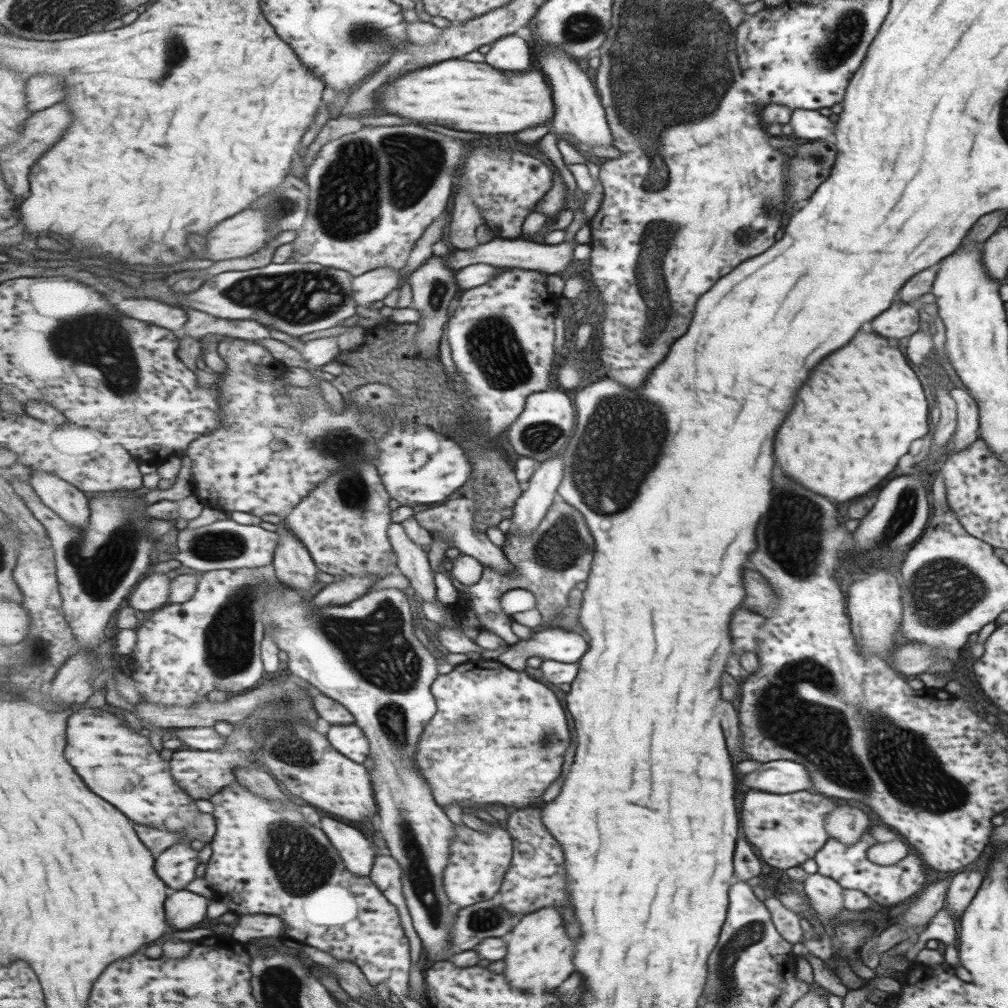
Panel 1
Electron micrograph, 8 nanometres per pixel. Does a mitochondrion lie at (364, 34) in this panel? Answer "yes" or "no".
yes

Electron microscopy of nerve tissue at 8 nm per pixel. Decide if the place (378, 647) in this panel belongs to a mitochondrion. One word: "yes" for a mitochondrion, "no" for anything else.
yes

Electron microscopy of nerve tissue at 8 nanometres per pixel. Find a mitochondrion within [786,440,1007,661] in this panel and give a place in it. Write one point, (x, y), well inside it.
(945, 590)

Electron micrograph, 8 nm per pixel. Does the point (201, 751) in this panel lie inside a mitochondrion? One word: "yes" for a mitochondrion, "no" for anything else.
no

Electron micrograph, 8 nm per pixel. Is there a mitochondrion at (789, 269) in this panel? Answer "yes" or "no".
no

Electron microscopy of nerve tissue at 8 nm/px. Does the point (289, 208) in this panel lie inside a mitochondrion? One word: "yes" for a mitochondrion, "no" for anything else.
yes

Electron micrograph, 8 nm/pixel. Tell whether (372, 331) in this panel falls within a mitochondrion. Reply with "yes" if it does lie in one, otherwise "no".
no

